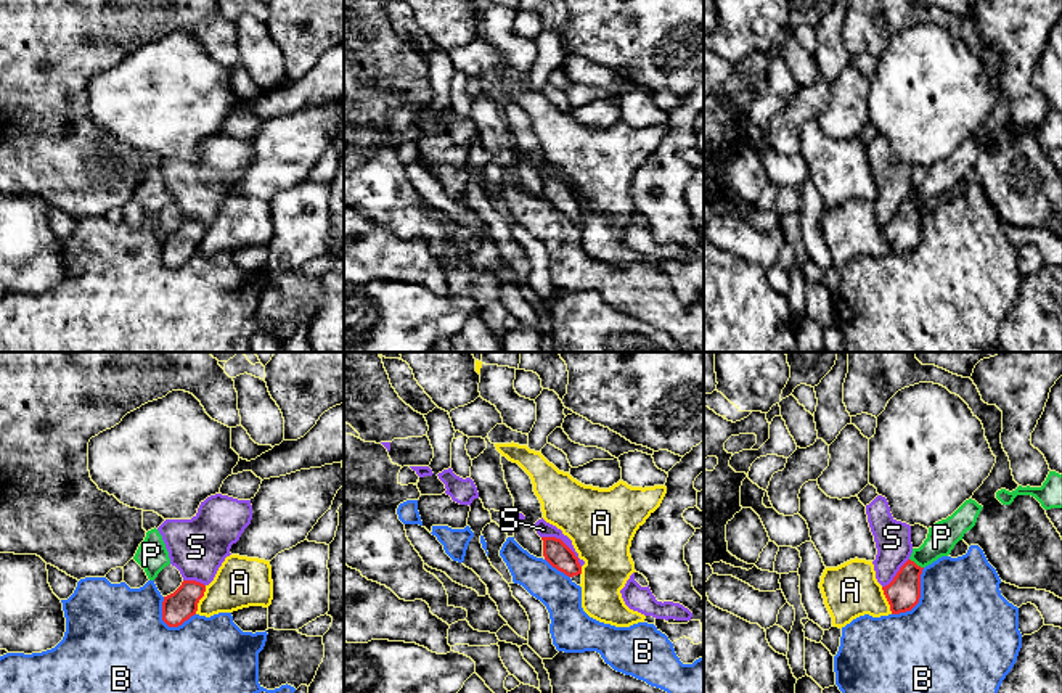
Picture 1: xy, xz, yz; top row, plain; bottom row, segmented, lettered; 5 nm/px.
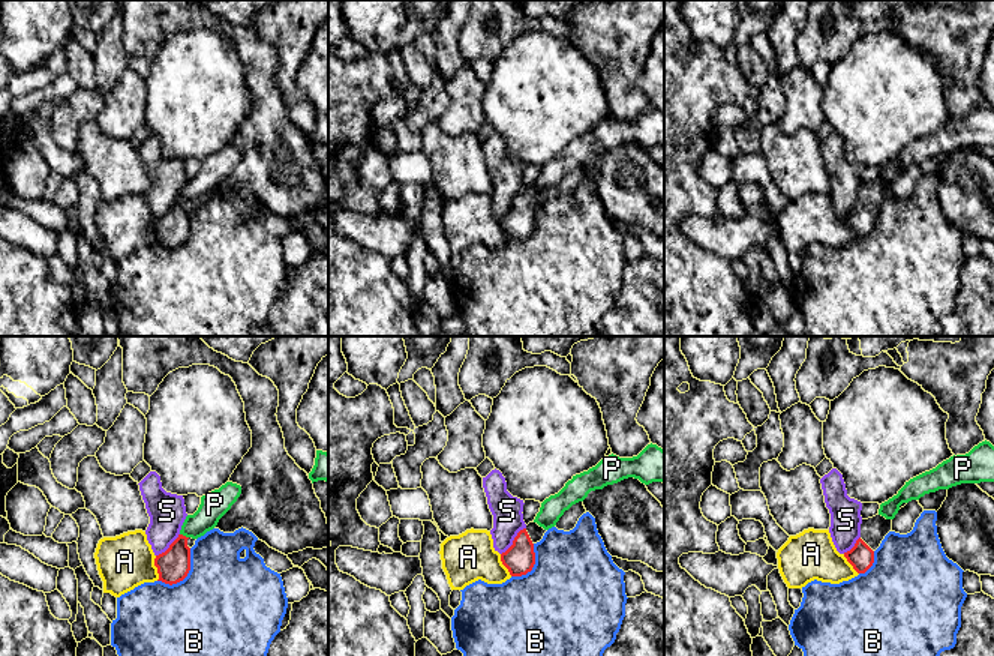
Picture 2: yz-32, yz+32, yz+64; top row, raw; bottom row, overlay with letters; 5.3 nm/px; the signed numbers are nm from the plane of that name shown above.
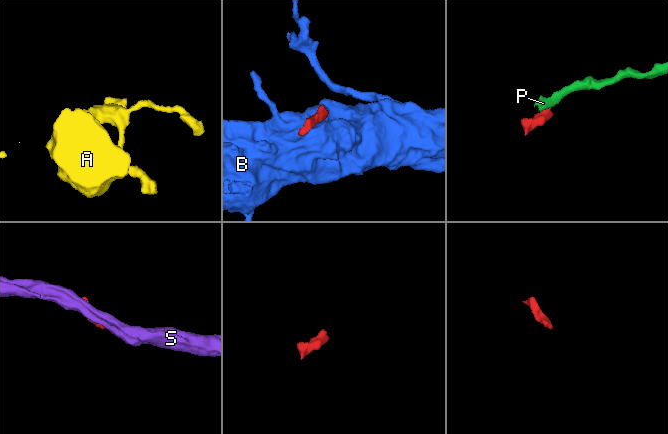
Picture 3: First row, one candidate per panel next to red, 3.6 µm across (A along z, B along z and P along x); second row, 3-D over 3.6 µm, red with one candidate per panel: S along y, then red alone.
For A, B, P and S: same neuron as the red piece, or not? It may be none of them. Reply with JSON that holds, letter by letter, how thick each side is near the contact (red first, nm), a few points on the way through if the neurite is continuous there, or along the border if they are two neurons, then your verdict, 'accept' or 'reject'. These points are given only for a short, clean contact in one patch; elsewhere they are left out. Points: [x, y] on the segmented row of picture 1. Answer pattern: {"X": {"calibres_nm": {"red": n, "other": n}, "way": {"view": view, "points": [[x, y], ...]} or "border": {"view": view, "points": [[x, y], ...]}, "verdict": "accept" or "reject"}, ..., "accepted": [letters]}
{"A": {"calibres_nm": {"red": 160, "other": 260}, "verdict": "reject"}, "B": {"calibres_nm": {"red": 170, "other": 480}, "verdict": "reject"}, "P": {"calibres_nm": {"red": 170, "other": 150}, "border": {"view": "yz", "points": [[910, 558], [923, 568]]}, "verdict": "reject"}, "S": {"calibres_nm": {"red": 120, "other": 80}, "border": {"view": "xz", "points": [[542, 536], [558, 537], [574, 553], [580, 566]]}, "verdict": "reject"}, "accepted": []}

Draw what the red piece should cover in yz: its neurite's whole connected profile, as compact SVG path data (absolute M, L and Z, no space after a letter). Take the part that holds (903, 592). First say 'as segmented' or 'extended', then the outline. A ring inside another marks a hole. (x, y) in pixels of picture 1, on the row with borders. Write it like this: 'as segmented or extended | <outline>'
as segmented | M908 560L893 580L882 587L892 614L911 611L919 603L922 569L924 568Z

